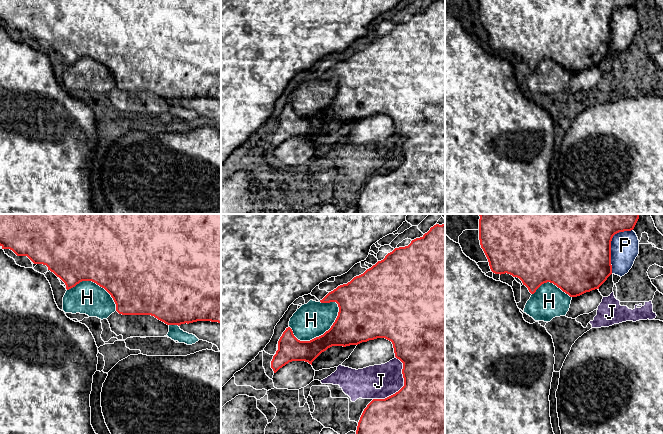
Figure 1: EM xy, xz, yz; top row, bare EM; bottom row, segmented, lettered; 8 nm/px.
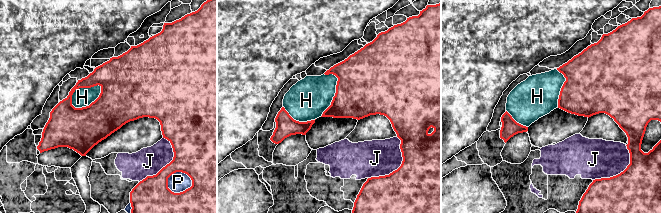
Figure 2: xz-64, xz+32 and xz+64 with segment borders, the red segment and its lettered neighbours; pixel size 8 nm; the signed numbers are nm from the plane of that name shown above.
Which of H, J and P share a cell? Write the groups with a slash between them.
H J P

